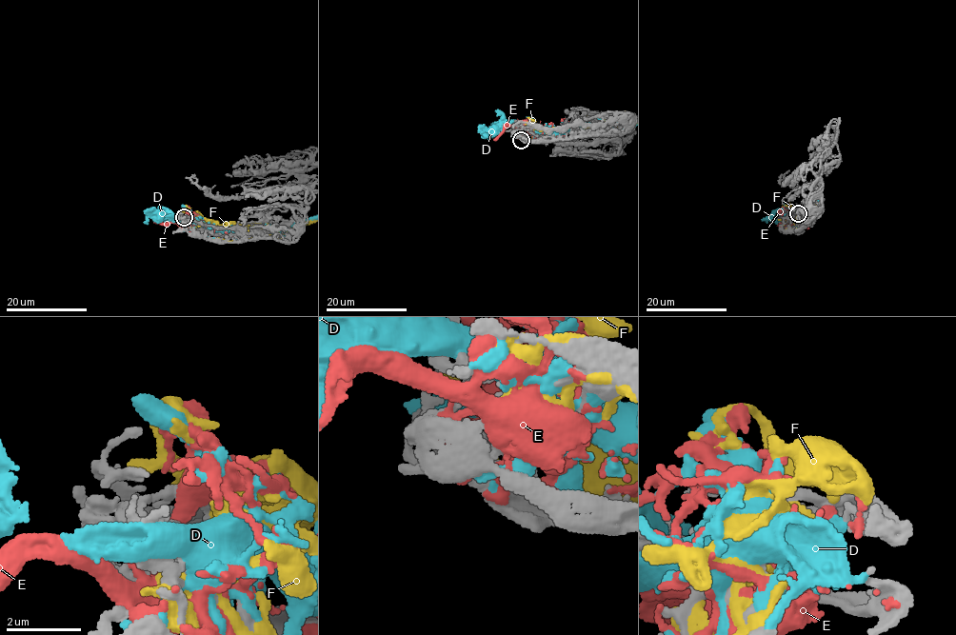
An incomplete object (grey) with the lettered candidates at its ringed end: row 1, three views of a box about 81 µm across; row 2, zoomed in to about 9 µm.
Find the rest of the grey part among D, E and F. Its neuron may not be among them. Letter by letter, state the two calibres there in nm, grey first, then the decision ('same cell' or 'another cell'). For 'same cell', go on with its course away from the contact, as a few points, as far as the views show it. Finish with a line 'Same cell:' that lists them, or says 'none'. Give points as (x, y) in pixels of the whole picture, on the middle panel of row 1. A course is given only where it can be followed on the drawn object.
D: 260 nm thick on the grey side, 280 nm on the other; another cell
E: 320 nm thick on the grey side, 360 nm on the other; another cell
F: 240 nm thick on the grey side, 200 nm on the other; another cell
Same cell: none

